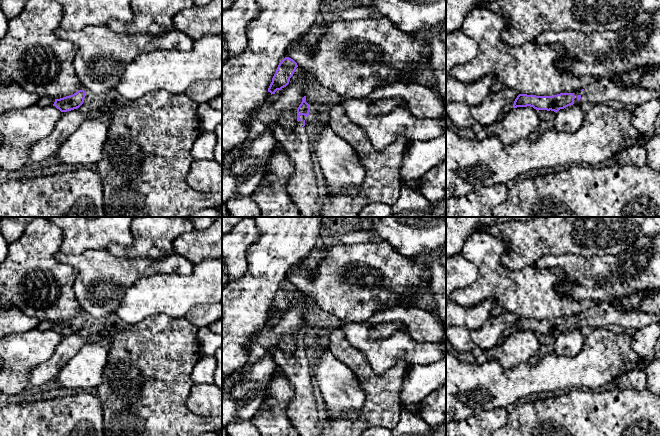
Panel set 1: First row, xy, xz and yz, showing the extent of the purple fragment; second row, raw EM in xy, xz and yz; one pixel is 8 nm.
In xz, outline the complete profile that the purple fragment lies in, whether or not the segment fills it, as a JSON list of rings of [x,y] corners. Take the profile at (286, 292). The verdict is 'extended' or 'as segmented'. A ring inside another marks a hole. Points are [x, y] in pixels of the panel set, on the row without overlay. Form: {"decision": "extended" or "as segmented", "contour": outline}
{"decision": "as segmented", "contour": [[[285,281],[277,291],[276,297],[274,298],[272,306],[268,312],[268,316],[272,319],[275,318],[277,314],[286,311],[297,291],[298,289],[293,283]]]}

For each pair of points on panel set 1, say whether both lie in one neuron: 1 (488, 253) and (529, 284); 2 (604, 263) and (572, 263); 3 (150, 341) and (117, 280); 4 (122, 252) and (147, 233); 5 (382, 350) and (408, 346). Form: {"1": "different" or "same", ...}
{"1": "same", "2": "same", "3": "different", "4": "same", "5": "same"}

